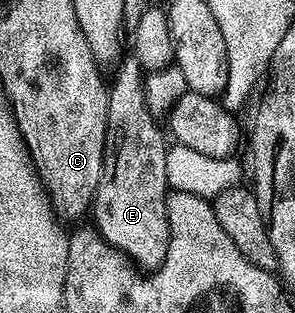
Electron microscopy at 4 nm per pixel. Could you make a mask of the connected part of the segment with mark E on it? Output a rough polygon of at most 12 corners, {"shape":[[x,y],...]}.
{"shape":[[130,52],[108,82],[93,225],[139,271],[168,256],[167,135]]}

